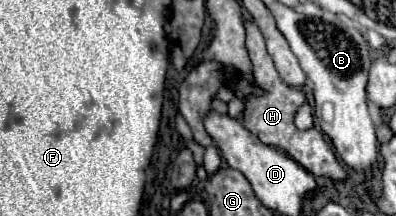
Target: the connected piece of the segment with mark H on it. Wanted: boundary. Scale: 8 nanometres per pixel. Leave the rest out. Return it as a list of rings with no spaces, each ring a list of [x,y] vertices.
[[[247,20],[247,50],[251,54],[251,62],[253,62],[253,70],[255,70],[255,80],[269,94],[261,96],[261,98],[249,98],[247,100],[243,126],[249,132],[253,132],[263,144],[269,144],[269,146],[275,146],[275,148],[283,148],[295,162],[299,162],[313,176],[325,176],[329,180],[347,180],[349,174],[339,164],[339,160],[337,160],[335,152],[331,150],[329,142],[325,140],[323,132],[319,132],[317,128],[311,128],[311,130],[305,130],[305,132],[295,128],[293,114],[295,114],[297,106],[301,106],[305,102],[305,94],[299,88],[287,86],[279,78],[271,56],[265,52],[265,42],[263,42],[263,36],[259,34],[259,28],[255,24],[251,24],[249,20]]]

